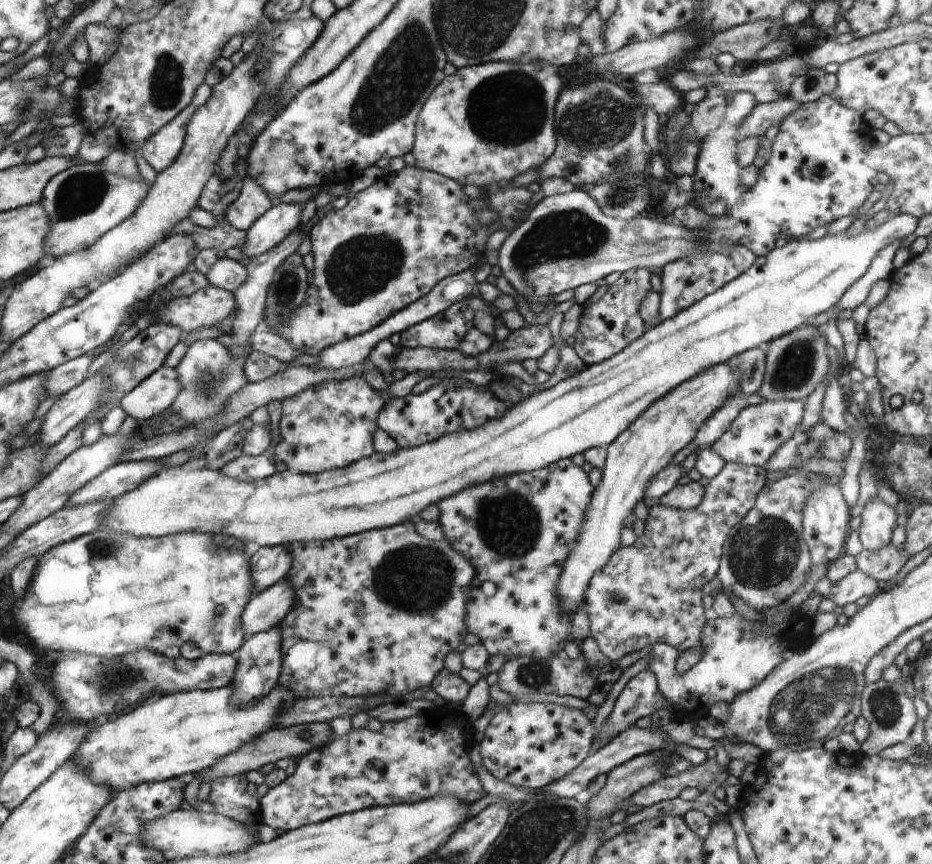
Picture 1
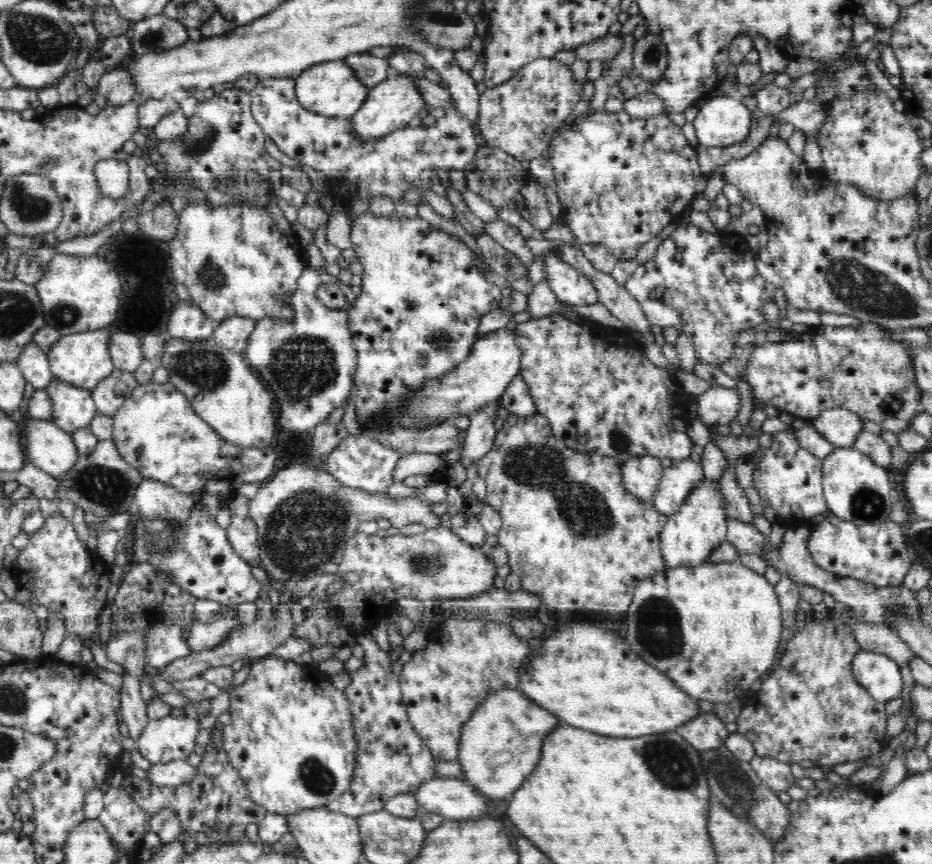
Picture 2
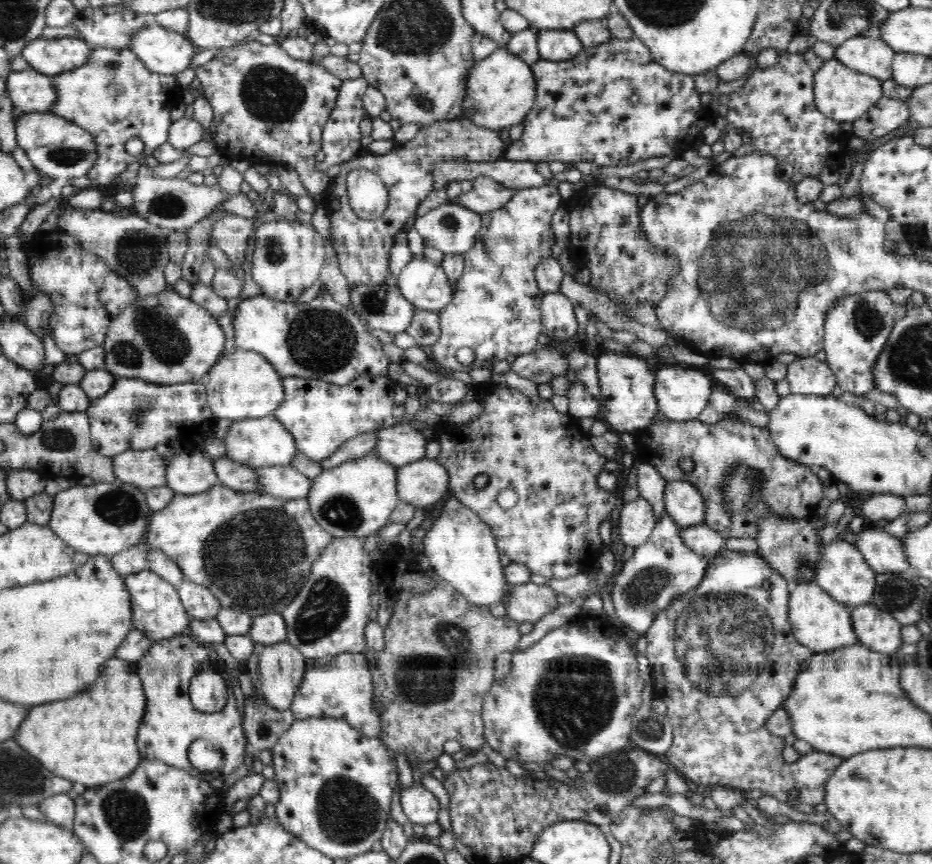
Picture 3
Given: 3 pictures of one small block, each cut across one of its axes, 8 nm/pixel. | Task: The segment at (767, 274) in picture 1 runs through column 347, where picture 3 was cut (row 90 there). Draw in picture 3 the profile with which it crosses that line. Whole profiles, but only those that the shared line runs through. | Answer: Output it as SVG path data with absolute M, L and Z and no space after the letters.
M504 48L483 60L476 60L466 82L466 96L462 104L464 114L461 118L490 130L499 131L522 123L536 98L536 79L531 66Z

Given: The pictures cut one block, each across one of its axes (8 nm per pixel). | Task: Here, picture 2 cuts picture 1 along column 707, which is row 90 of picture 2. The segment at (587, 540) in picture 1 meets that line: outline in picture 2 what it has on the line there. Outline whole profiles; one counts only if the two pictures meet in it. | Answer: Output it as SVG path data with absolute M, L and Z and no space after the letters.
M404 74L390 75L384 82L369 88L364 104L360 106L358 112L350 116L352 131L364 141L399 132L407 127L408 122L424 108L424 105L424 97L420 96L420 89L414 77Z

